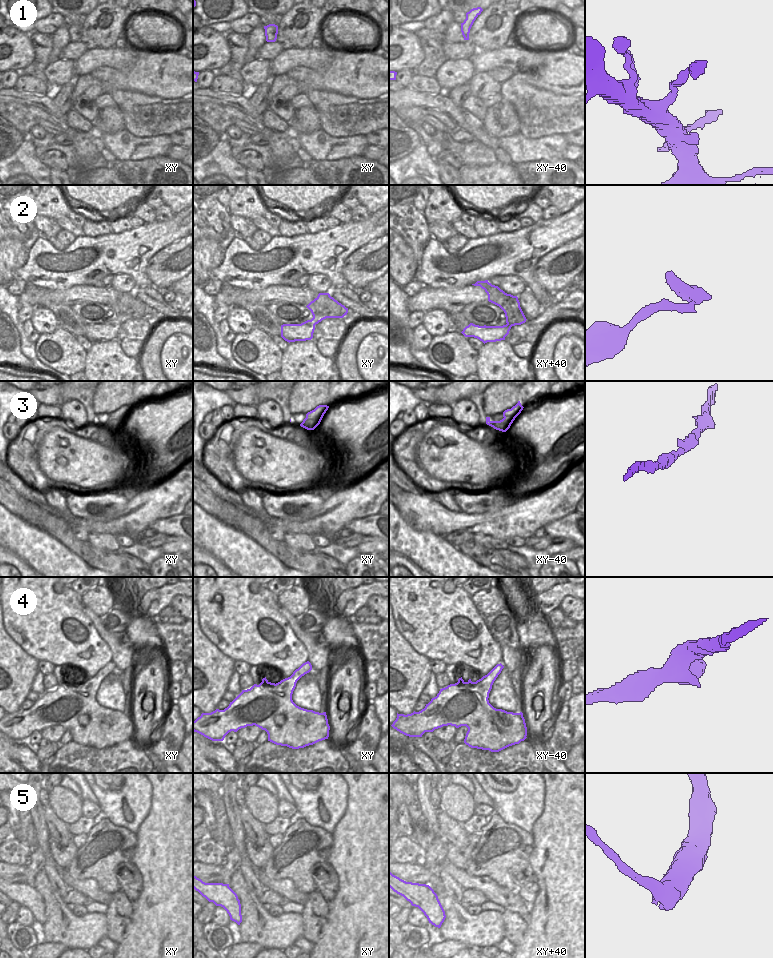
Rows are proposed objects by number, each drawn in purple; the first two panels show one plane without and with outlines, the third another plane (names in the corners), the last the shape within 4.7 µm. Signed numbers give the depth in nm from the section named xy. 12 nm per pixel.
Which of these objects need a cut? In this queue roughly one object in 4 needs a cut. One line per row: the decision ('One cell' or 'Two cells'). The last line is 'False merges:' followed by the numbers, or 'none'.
1: One cell
2: Two cells
3: One cell
4: One cell
5: Two cells
False merges: 2, 5

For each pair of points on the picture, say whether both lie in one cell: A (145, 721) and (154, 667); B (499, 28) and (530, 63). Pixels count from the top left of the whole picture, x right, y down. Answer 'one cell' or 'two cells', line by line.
A: one cell
B: two cells

